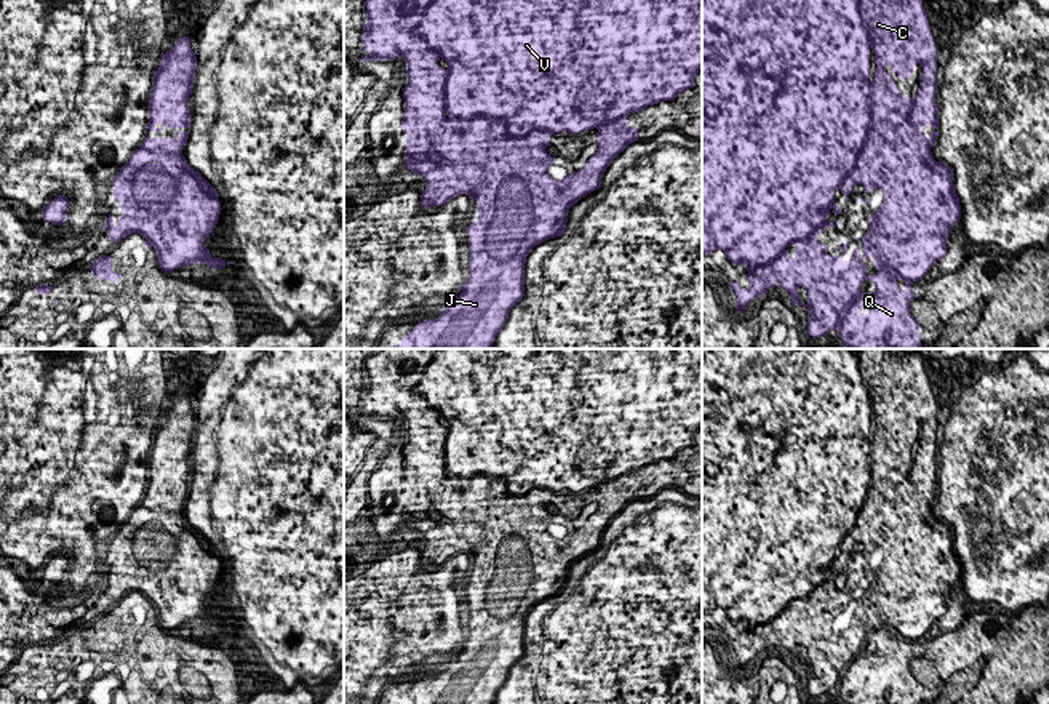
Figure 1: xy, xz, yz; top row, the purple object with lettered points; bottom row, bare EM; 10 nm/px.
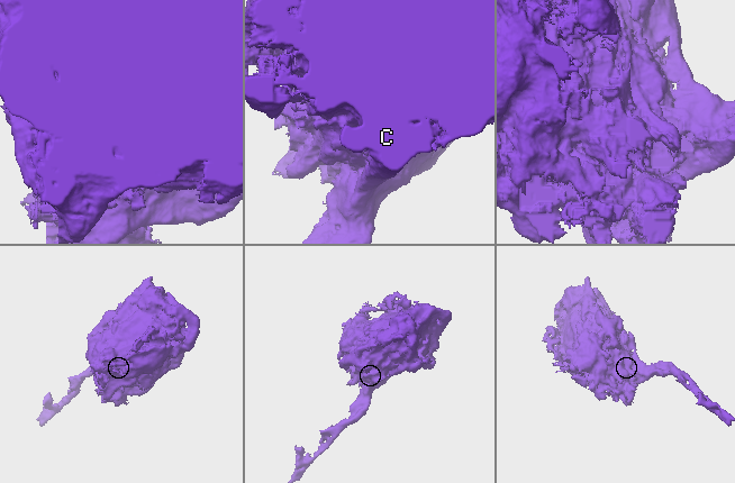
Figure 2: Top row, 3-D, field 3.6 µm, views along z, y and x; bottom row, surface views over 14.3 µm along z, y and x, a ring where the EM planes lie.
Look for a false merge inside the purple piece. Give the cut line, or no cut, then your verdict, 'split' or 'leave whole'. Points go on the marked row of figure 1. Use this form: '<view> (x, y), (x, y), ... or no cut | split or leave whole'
no cut | leave whole

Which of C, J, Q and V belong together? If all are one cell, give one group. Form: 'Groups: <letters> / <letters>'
Groups: C J Q V

